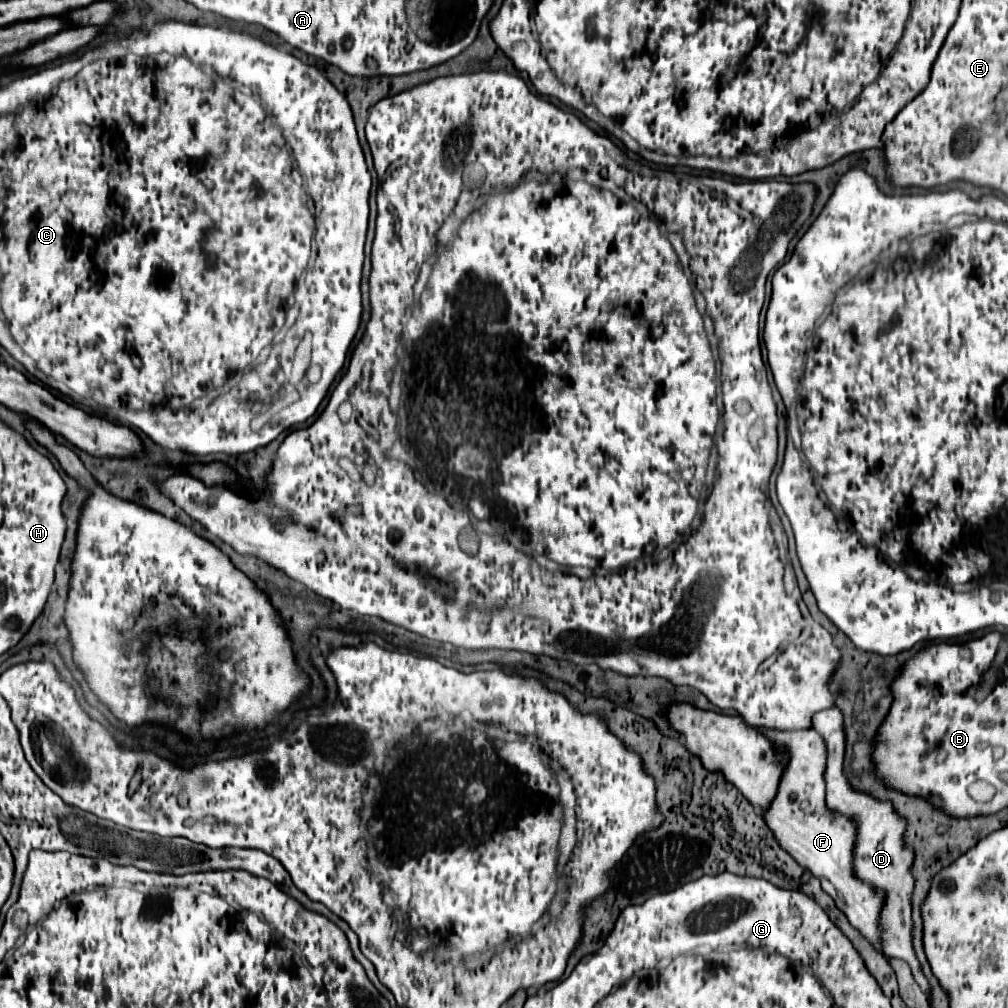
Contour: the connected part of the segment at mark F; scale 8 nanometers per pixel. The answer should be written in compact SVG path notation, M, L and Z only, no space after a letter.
M757 728L767 740L775 744L775 748L787 750L787 764L783 768L779 790L771 804L761 812L765 824L773 832L777 844L791 854L803 868L807 868L813 876L821 880L823 890L835 900L837 908L845 912L849 922L867 936L881 950L879 944L879 912L883 894L861 880L855 880L851 872L851 844L855 842L855 824L845 816L827 810L825 804L825 784L823 784L823 768L825 768L825 748L823 738L815 730L775 730L775 728Z

